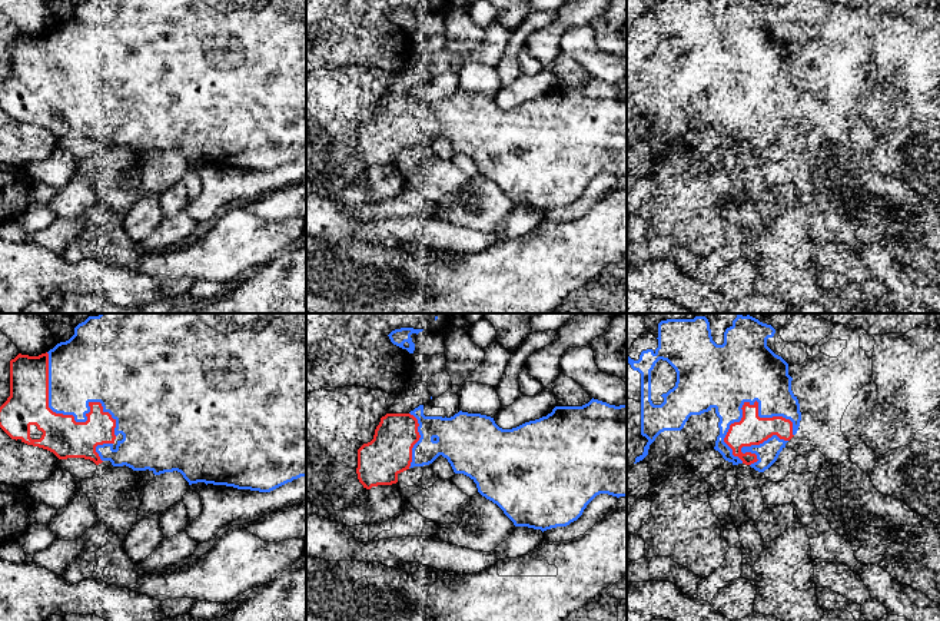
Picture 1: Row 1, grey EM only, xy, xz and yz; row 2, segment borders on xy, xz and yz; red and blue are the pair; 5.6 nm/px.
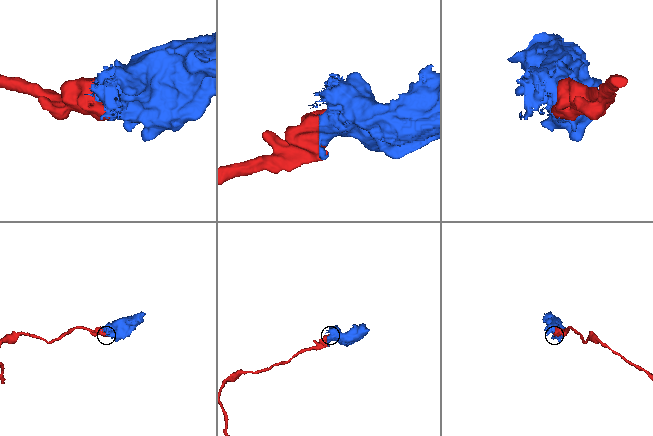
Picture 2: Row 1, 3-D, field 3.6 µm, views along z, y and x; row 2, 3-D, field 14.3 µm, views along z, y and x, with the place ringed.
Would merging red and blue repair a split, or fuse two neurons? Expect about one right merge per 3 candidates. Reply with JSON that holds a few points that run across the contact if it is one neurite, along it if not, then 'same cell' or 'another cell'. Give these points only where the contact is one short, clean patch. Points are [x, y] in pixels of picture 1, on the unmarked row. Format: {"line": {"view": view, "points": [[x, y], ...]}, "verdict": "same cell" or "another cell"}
{"verdict": "same cell"}

